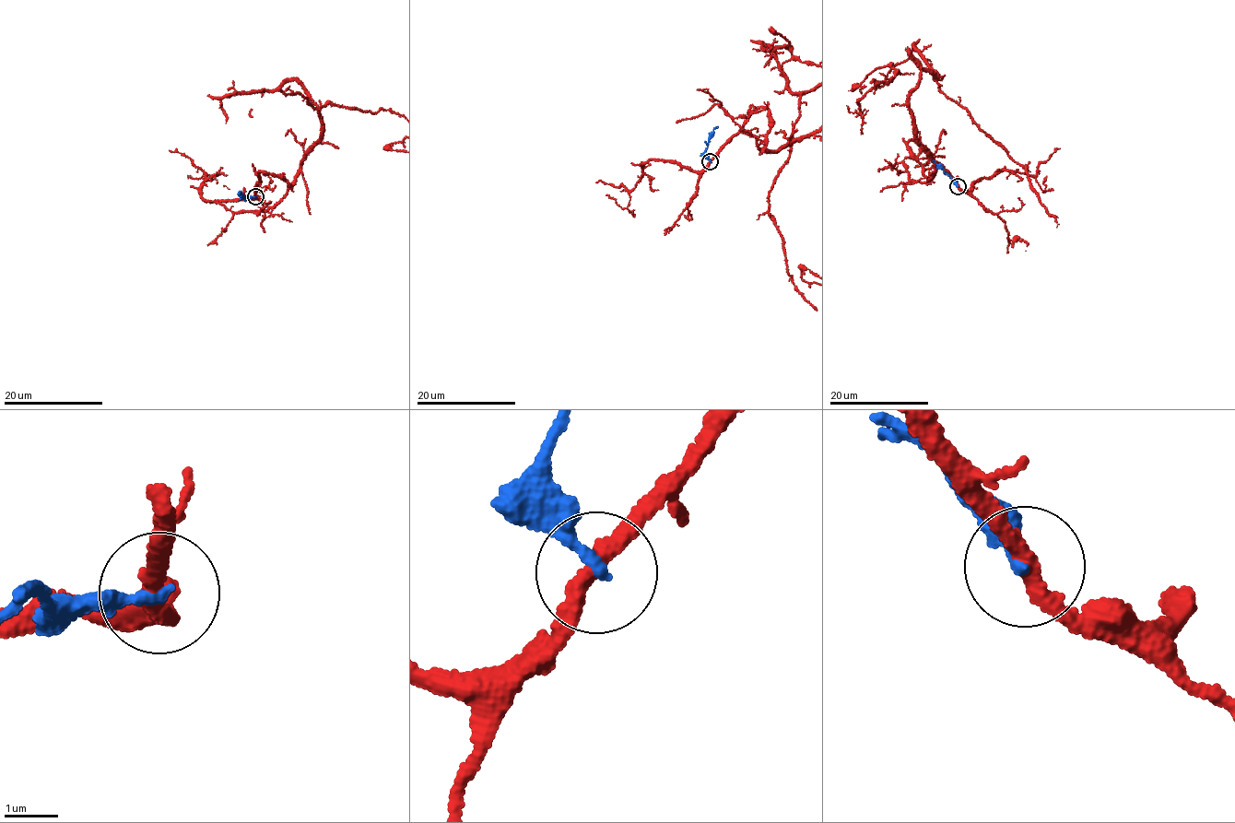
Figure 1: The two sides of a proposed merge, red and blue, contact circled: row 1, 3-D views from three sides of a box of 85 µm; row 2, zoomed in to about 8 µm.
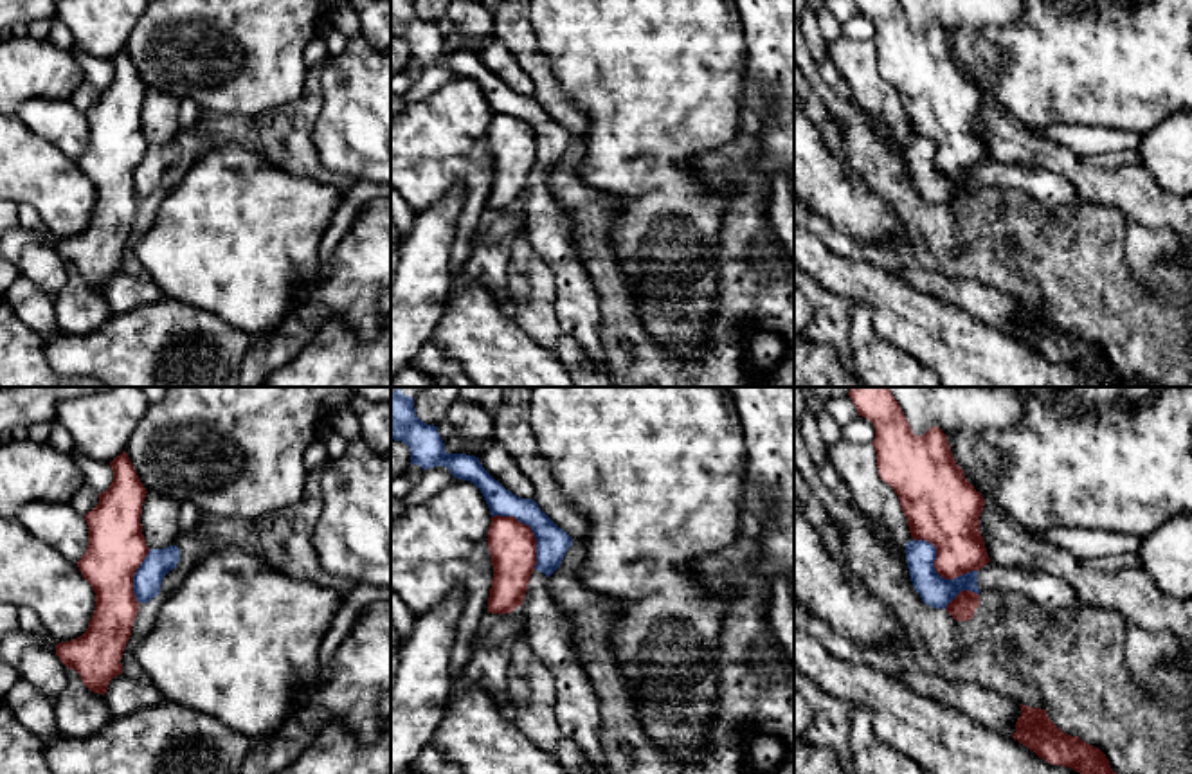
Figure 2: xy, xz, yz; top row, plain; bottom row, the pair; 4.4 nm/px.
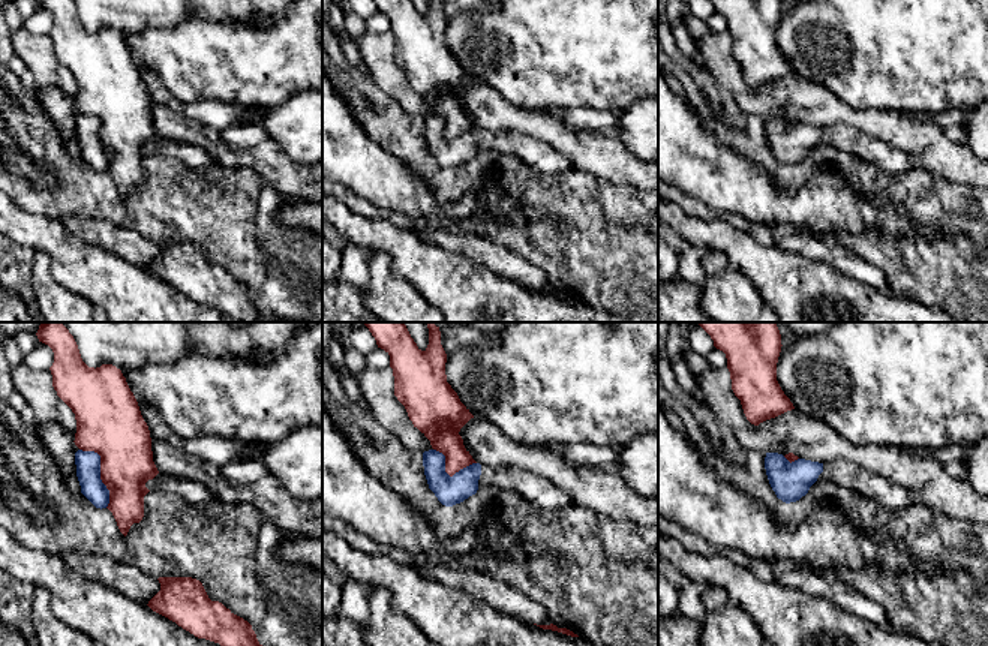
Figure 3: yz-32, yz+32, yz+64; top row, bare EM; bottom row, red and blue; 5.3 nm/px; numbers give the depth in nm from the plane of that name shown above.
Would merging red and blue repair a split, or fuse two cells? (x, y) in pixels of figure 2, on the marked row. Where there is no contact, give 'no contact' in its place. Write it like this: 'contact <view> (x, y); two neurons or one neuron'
contact yz (935, 567); two neurons

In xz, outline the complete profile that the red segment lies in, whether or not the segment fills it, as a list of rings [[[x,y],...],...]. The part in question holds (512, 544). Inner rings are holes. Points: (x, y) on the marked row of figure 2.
[[[492,517],[488,531],[493,580],[488,612],[510,614],[522,605],[537,565],[537,538],[529,526],[515,517]]]

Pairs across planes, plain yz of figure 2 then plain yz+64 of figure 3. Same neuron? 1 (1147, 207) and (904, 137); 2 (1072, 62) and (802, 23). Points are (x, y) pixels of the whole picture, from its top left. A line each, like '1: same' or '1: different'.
1: same
2: same

